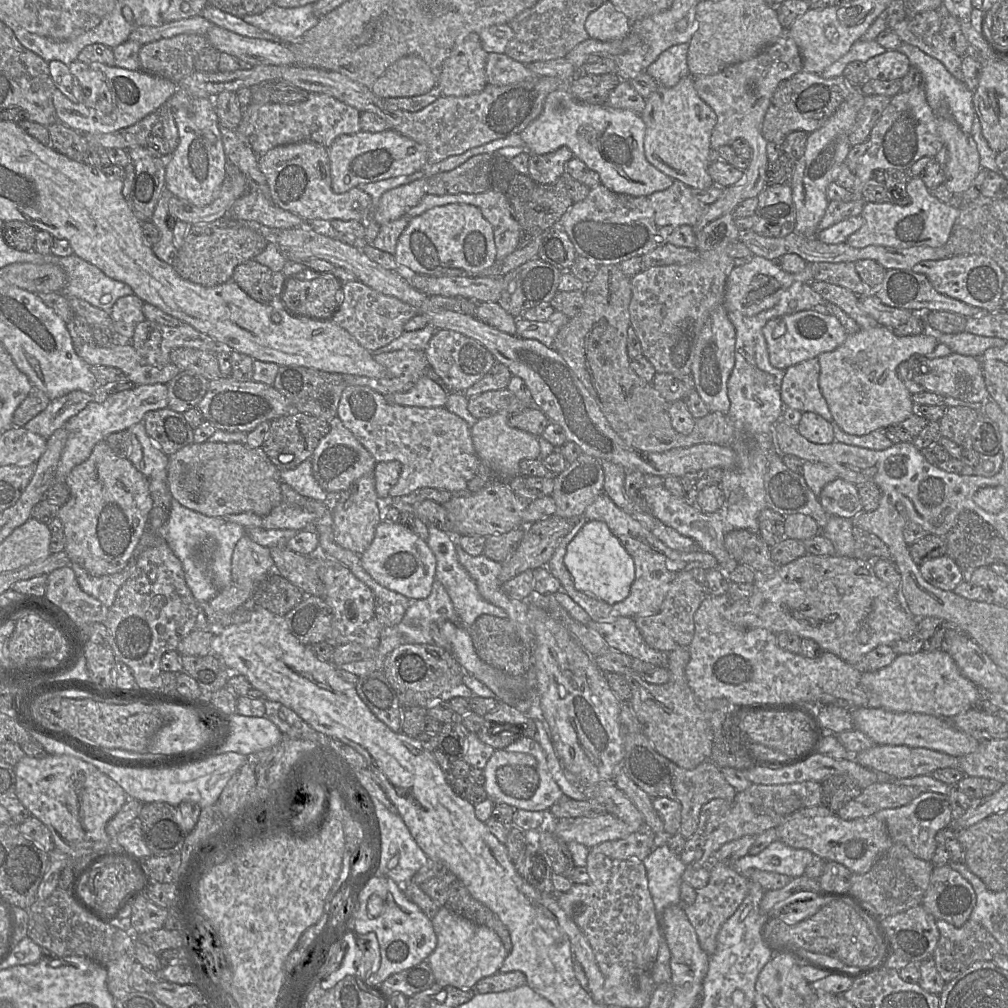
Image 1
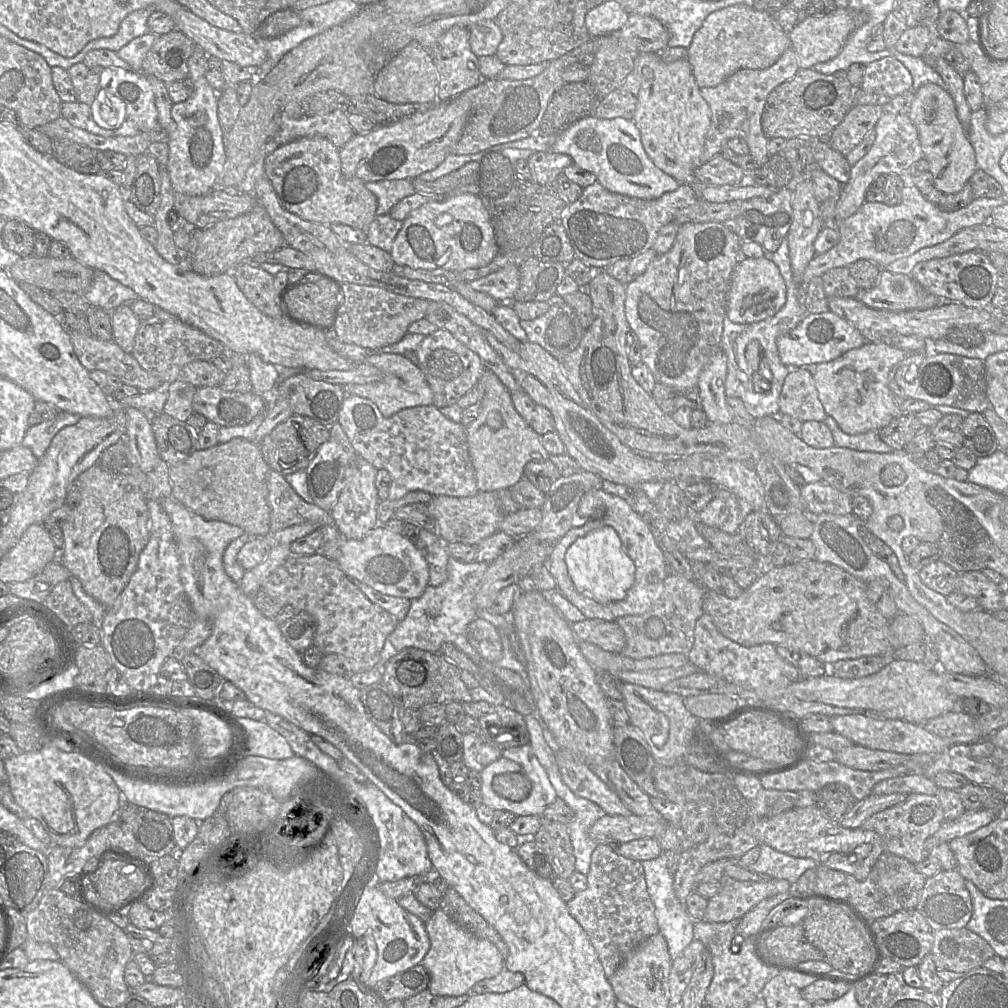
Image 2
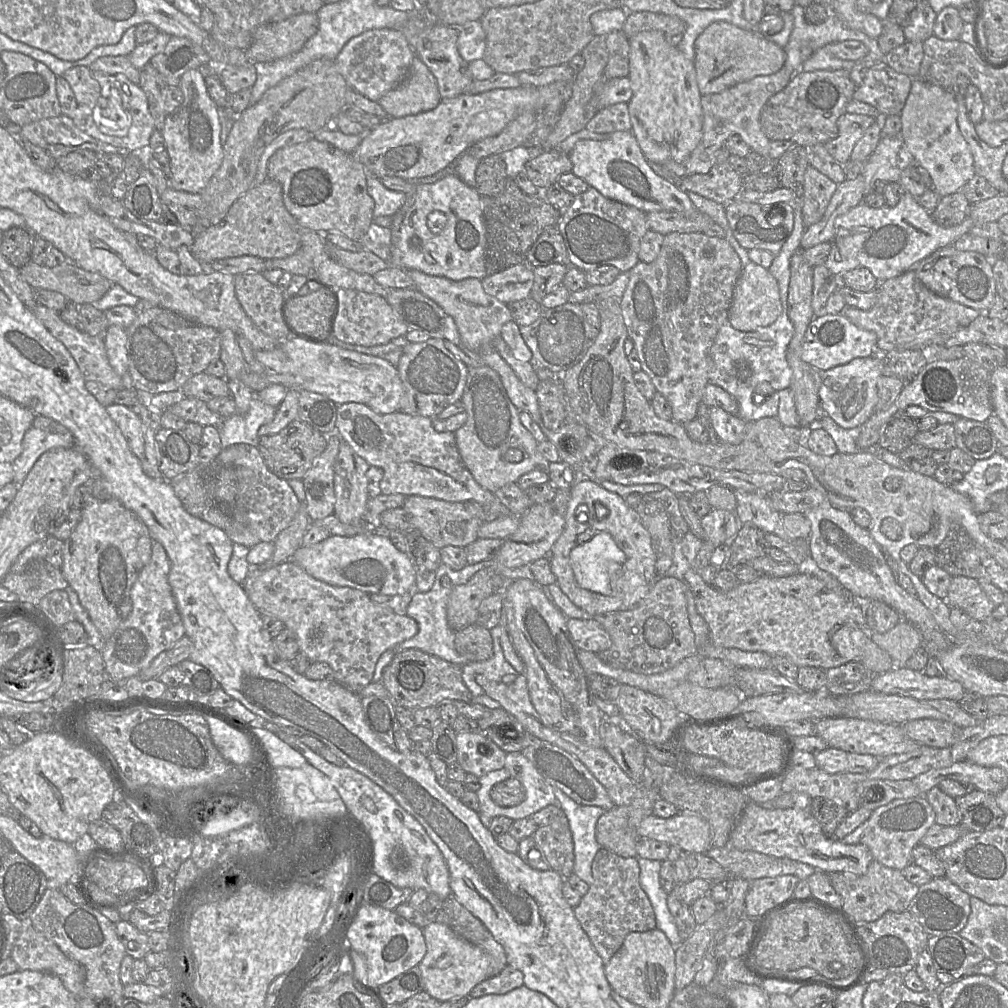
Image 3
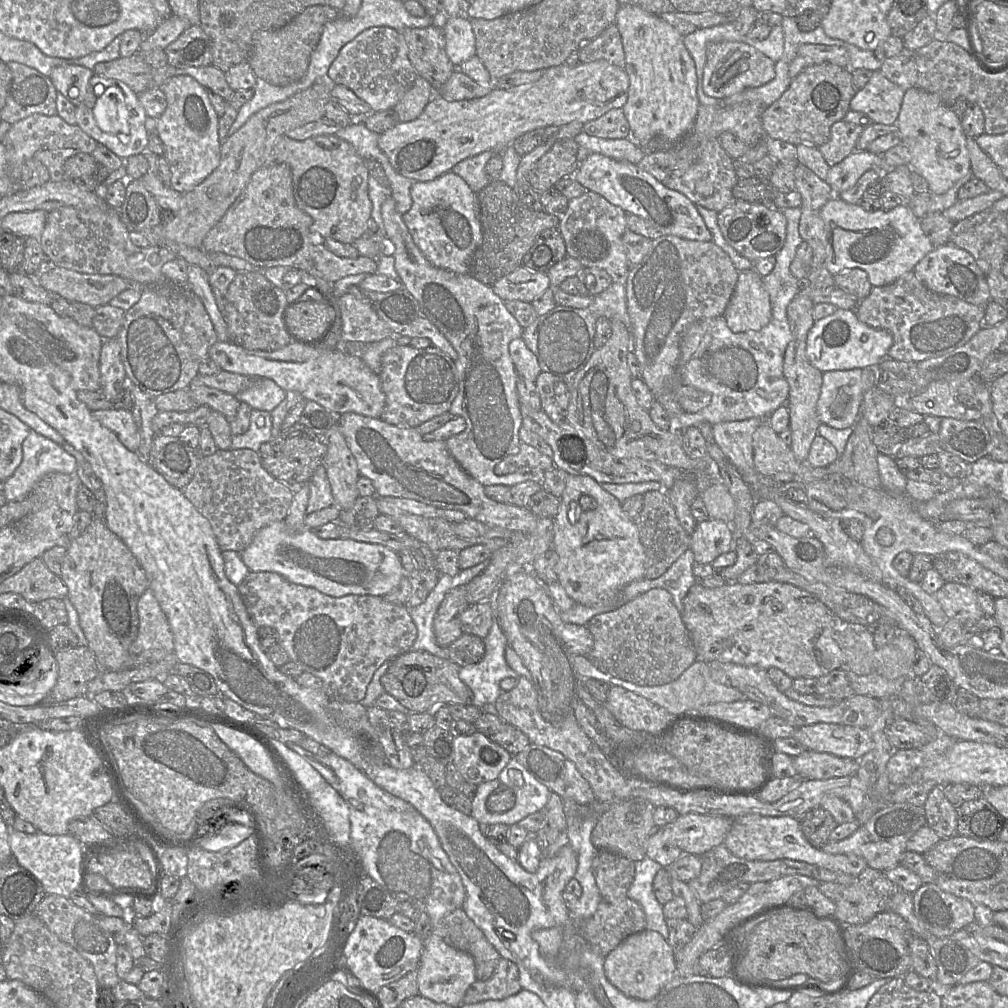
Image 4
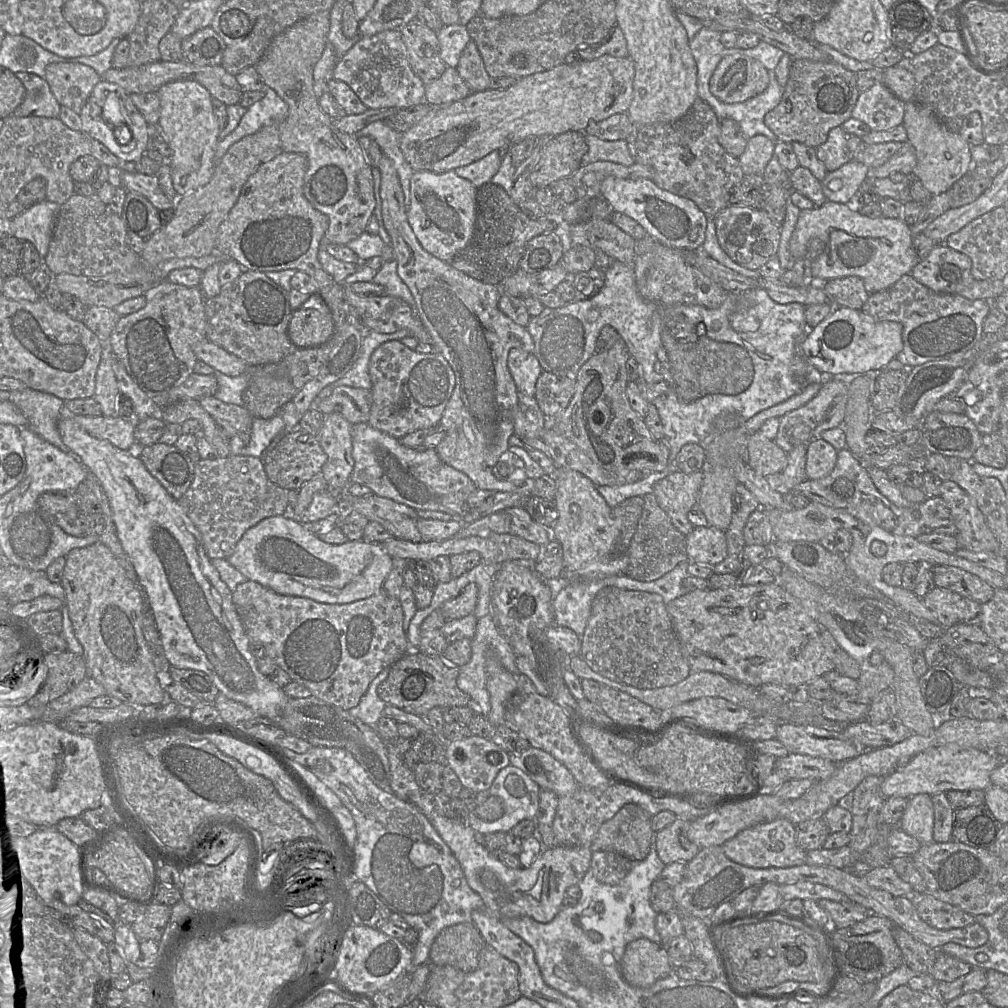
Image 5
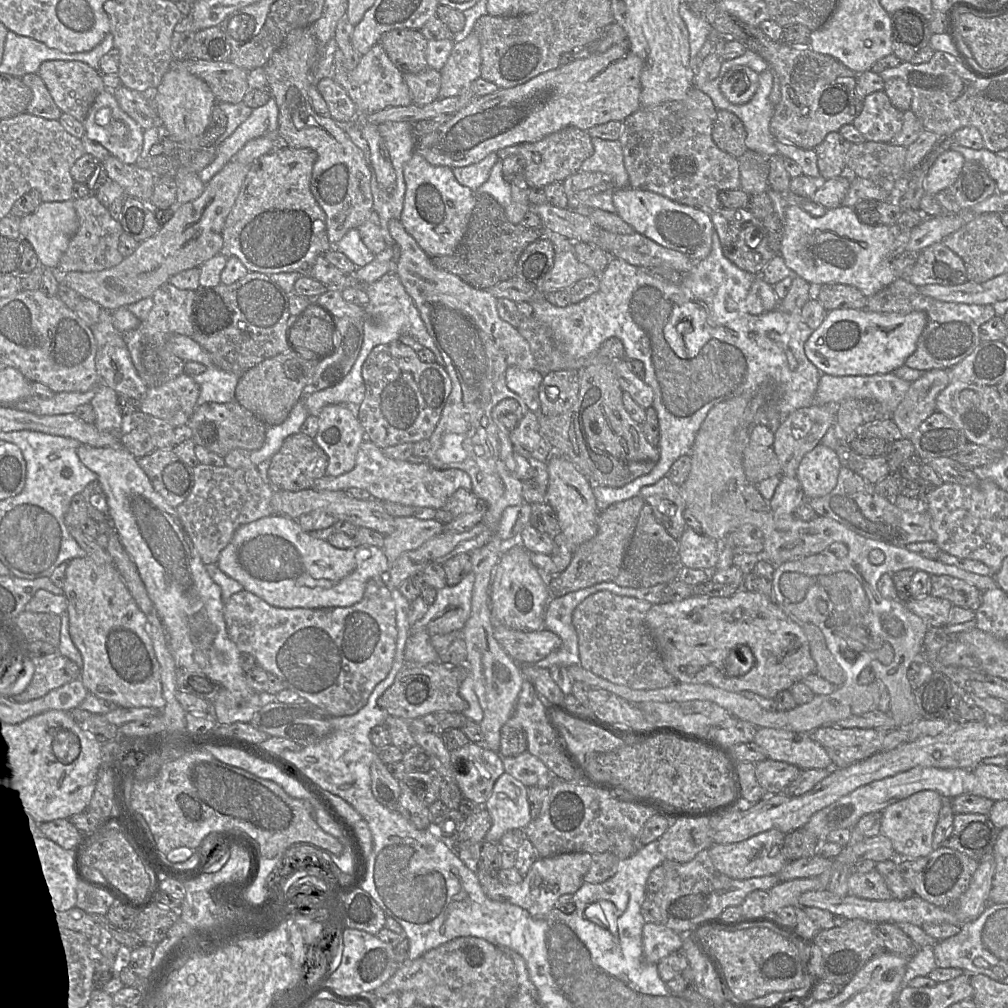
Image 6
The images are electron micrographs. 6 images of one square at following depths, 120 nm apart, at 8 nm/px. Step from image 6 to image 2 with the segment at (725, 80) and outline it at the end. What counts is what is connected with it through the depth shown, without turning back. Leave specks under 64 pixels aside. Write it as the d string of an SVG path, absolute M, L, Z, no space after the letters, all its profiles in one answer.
M745 4L732 5L709 14L695 33L688 48L687 61L691 65L699 88L715 87L741 69L766 69L772 66L780 56L791 47L786 34L772 19L766 10L756 10Z

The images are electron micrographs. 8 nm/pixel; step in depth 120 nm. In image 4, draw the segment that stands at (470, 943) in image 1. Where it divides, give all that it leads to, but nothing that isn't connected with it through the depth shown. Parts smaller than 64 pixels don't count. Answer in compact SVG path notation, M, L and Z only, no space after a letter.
M432 933L423 941L423 951L417 968L419 995L436 1003L460 1007L467 989L477 980L473 957L449 946L439 936Z

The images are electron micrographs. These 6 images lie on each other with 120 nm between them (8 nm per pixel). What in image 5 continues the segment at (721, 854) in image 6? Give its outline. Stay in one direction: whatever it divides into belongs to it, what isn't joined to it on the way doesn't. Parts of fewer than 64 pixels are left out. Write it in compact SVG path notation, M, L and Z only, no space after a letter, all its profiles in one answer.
M785 818L761 823L747 828L723 845L725 855L733 862L751 868L788 868L805 864L807 852L801 849L796 840L796 826Z

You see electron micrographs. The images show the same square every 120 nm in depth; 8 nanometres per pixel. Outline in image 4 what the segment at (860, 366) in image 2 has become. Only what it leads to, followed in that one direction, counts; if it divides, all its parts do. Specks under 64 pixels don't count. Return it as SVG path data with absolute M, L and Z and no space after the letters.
M862 369L836 370L822 373L817 401L820 423L835 429L853 427L864 398Z

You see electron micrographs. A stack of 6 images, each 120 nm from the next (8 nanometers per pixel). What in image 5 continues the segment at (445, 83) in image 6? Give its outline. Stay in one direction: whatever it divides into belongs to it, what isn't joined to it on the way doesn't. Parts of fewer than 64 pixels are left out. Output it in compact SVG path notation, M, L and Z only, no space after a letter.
M470 40L461 53L456 66L460 77L468 84L472 93L486 90L491 77L474 41Z

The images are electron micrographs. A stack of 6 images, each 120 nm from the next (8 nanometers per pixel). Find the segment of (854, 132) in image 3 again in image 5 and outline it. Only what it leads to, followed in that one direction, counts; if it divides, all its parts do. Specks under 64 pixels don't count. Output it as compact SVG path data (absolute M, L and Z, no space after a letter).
M838 126L831 129L827 140L815 148L816 156L827 172L832 172L854 160L860 143L861 138L846 132L842 126Z

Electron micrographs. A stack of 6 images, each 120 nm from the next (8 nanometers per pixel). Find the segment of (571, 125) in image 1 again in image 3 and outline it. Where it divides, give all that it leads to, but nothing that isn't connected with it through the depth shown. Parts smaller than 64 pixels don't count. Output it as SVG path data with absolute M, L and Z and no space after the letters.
M632 131L613 132L603 141L580 140L569 157L573 164L572 172L609 199L633 206L645 213L696 210L685 191L653 171Z

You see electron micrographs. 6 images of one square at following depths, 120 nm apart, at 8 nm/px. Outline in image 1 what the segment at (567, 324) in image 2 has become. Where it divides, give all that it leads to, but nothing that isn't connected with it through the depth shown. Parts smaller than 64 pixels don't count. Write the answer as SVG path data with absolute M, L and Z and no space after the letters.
M560 311L545 321L529 321L523 317L516 318L516 336L524 339L536 339L547 347L553 347L555 338L569 318Z

